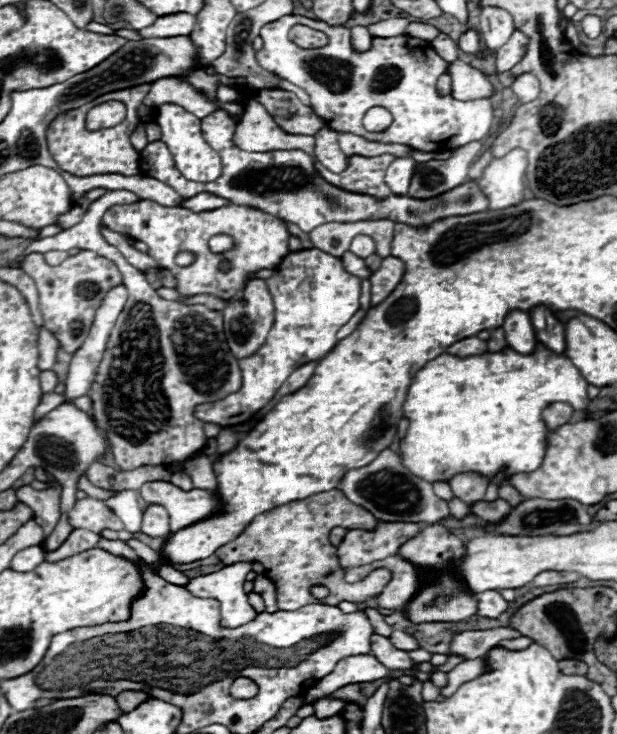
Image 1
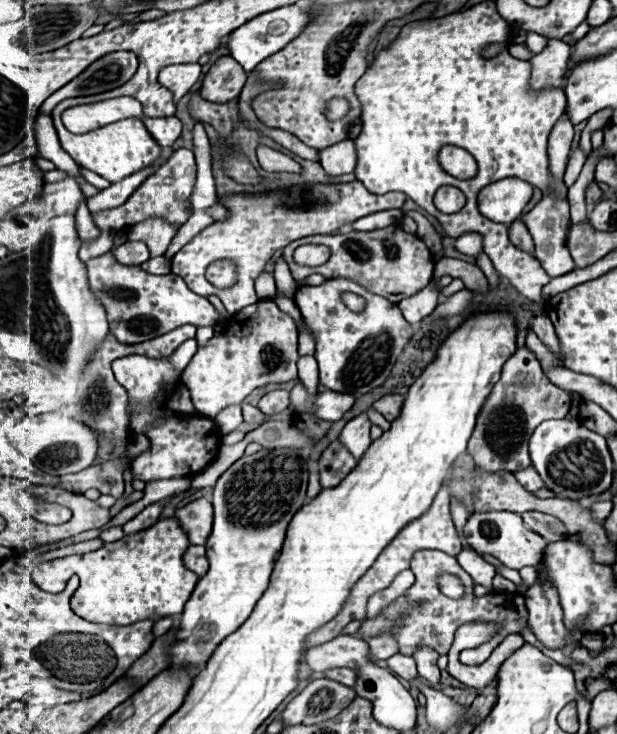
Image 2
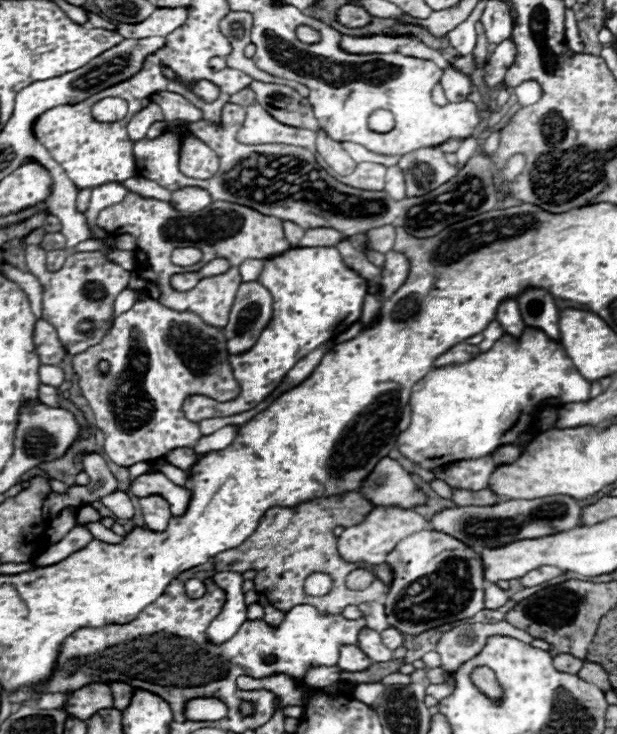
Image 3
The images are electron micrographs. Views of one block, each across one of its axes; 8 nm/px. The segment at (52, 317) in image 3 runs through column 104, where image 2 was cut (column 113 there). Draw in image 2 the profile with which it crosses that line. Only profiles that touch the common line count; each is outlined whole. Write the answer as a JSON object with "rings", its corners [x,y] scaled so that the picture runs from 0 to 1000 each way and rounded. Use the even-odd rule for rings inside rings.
{"rings":[[[182,346],[165,351],[149,351],[139,357],[143,384],[159,409],[172,417],[172,428],[178,433],[178,452],[201,469],[224,469],[246,460],[256,460],[269,452],[279,452],[298,441],[324,444],[350,444],[357,428],[353,422],[331,406],[314,401],[292,376],[285,373],[240,373],[227,368],[227,362],[201,362],[185,354]]]}

